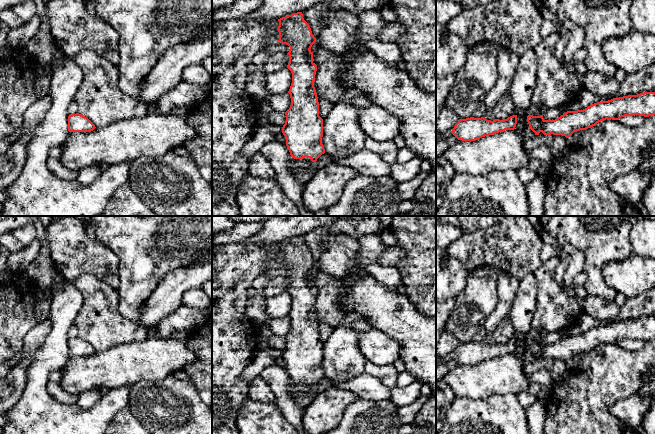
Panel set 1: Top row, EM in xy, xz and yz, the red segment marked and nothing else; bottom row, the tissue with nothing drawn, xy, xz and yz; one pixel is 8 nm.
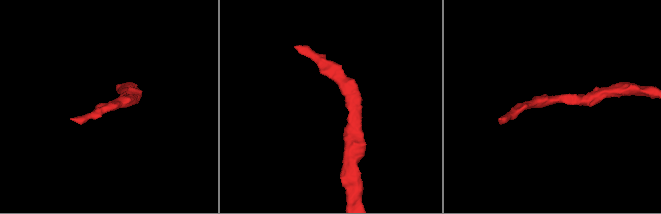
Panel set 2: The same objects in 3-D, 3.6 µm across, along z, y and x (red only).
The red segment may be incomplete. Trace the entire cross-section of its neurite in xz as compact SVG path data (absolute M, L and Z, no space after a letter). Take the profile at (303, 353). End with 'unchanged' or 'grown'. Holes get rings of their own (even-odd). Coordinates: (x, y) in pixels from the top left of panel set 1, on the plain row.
M302 236L278 243L279 266L290 271L287 292L292 297L288 317L290 332L285 336L282 357L294 383L310 382L312 386L325 377L322 368L323 343L319 340L319 326L314 311L316 288L310 274L316 266Z | unchanged

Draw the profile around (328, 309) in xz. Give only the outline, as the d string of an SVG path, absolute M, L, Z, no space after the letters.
M320 270L313 276L313 287L317 290L314 311L318 323L337 327L348 315L341 306L345 288L339 280Z

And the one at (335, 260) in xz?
M328 236L323 246L323 252L316 261L318 270L323 271L337 280L342 280L350 271L357 267L361 274L368 273L367 267L357 259L357 250L349 251L344 245Z

